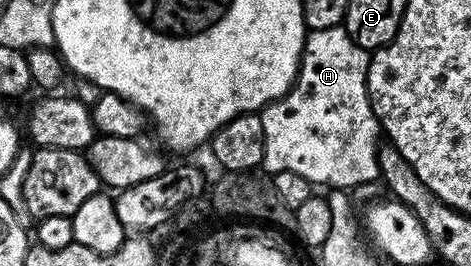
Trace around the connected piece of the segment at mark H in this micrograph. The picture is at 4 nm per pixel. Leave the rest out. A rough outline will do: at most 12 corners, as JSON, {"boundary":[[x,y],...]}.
{"boundary":[[308,34],[261,112],[264,172],[324,189],[379,179],[369,52]]}

